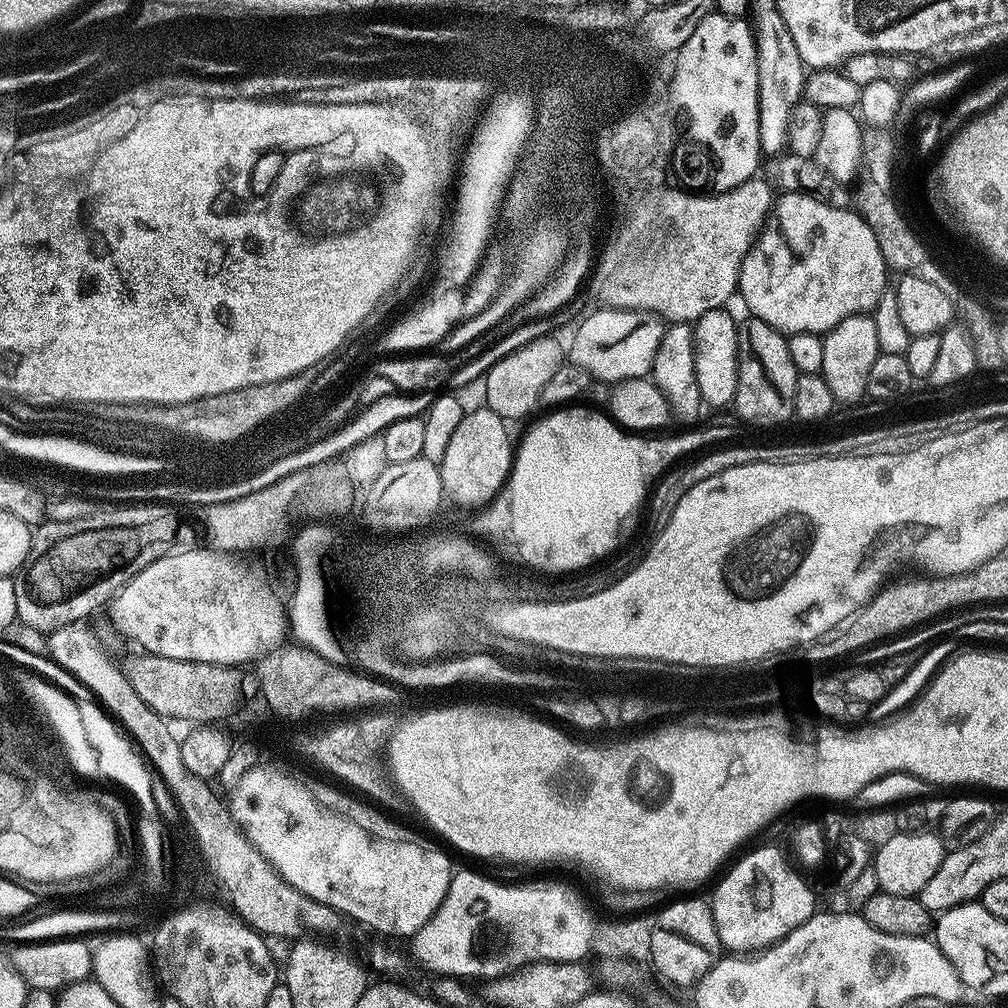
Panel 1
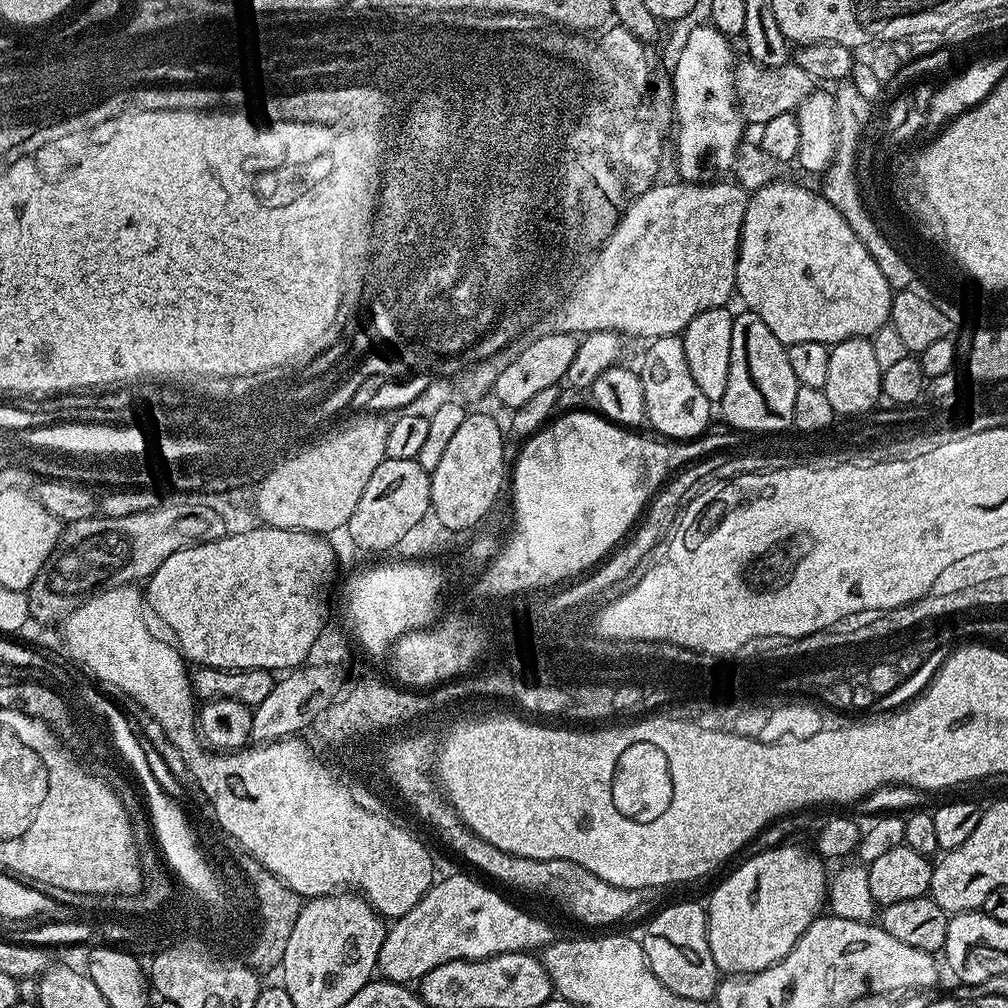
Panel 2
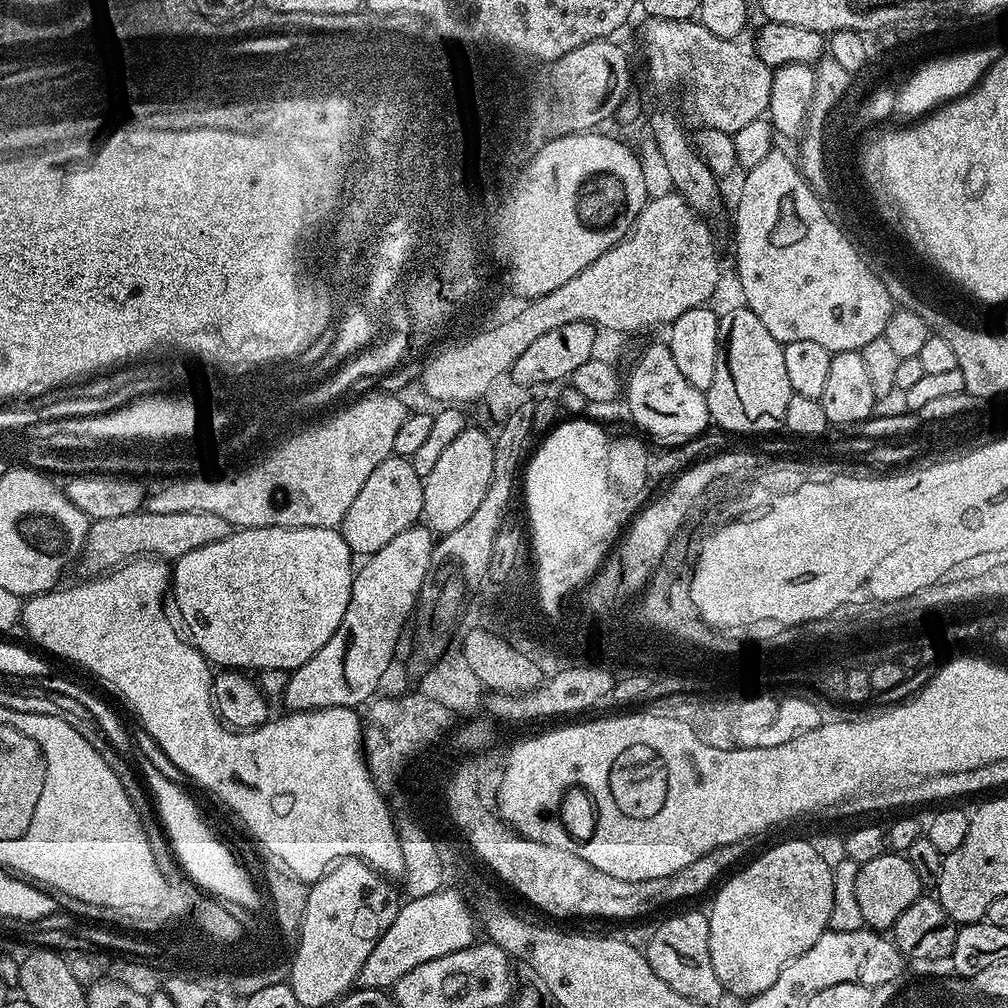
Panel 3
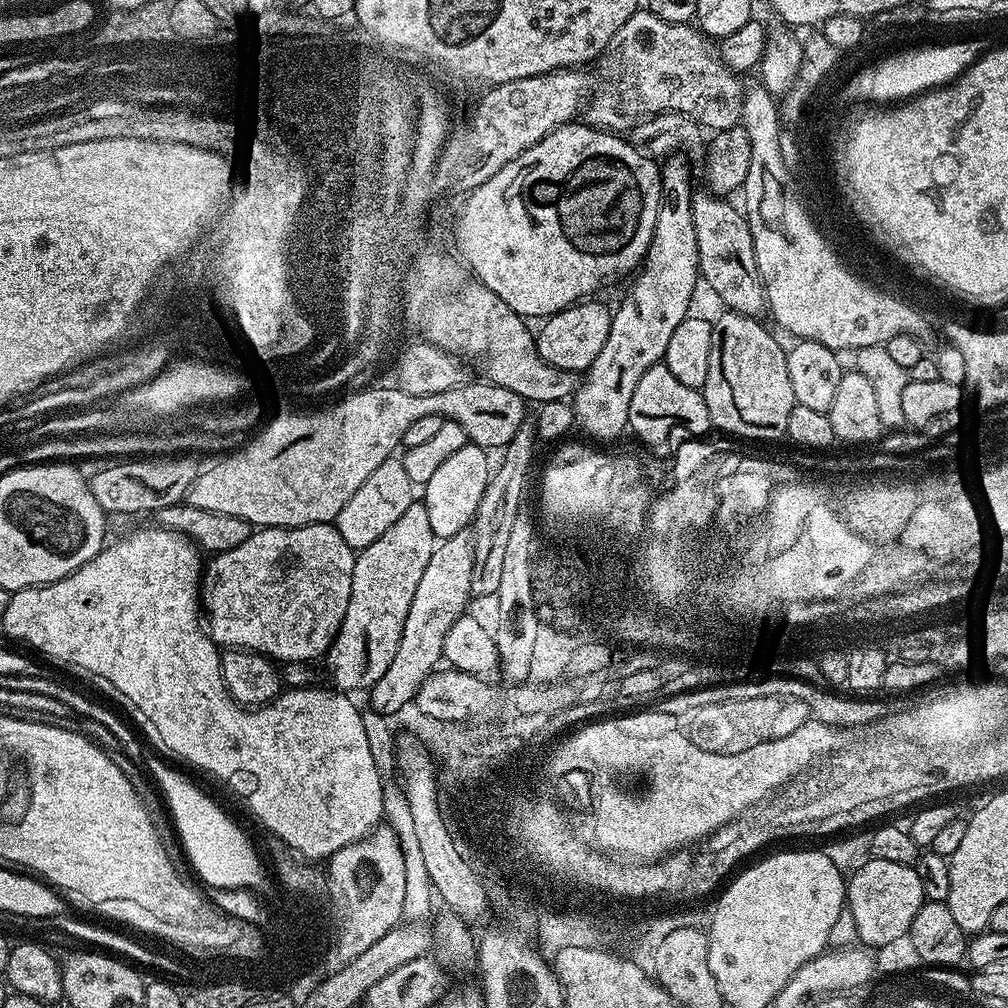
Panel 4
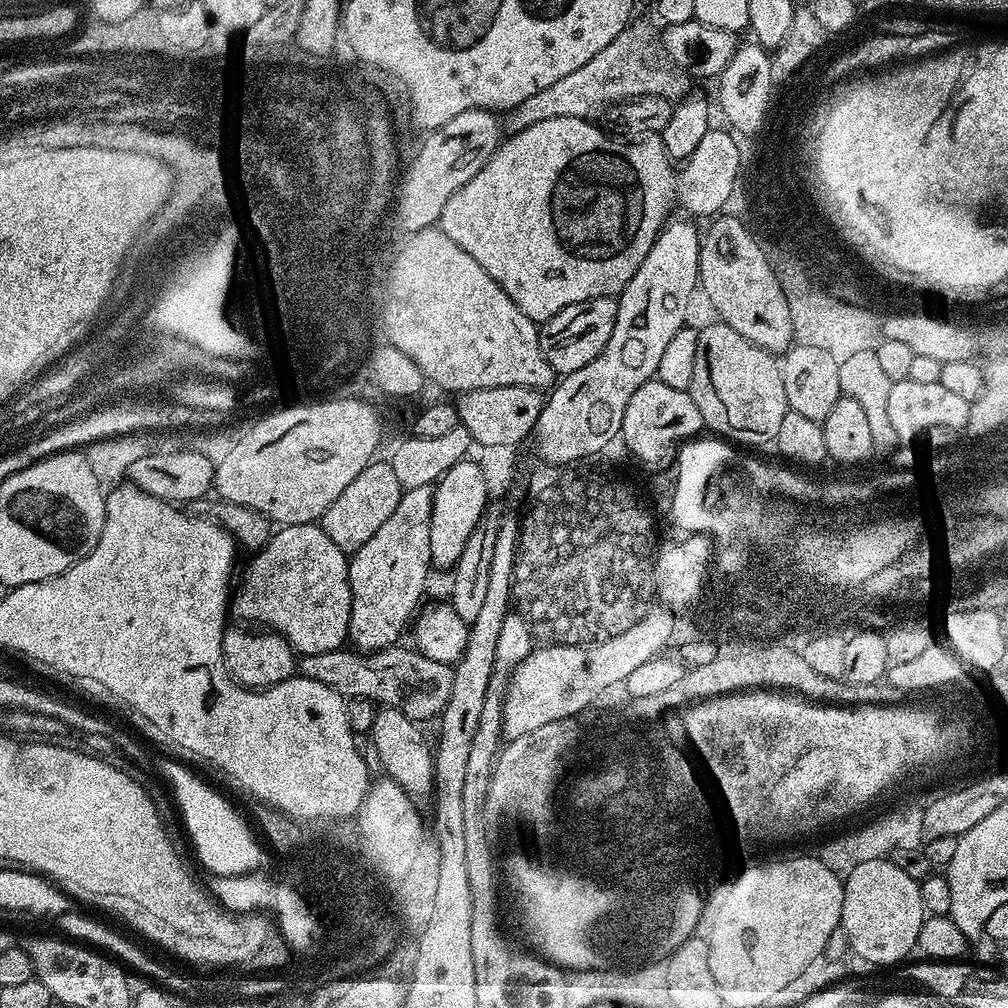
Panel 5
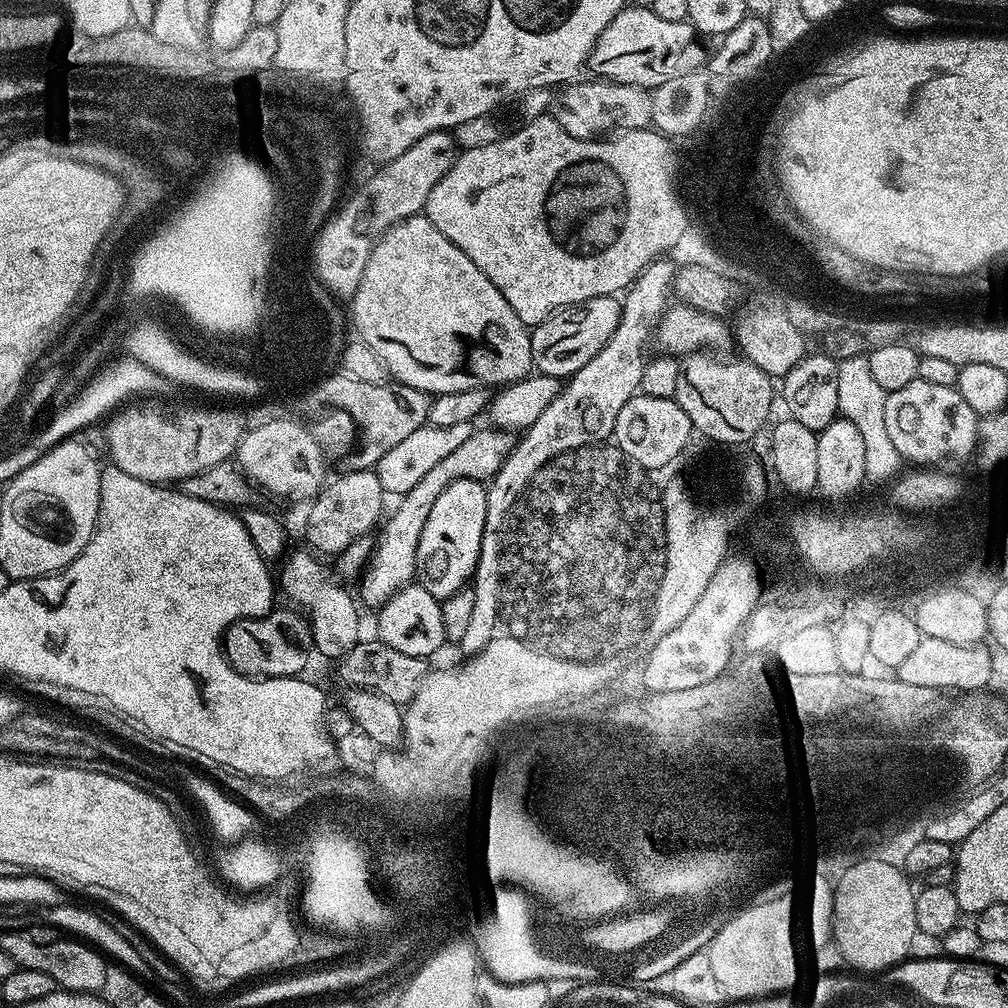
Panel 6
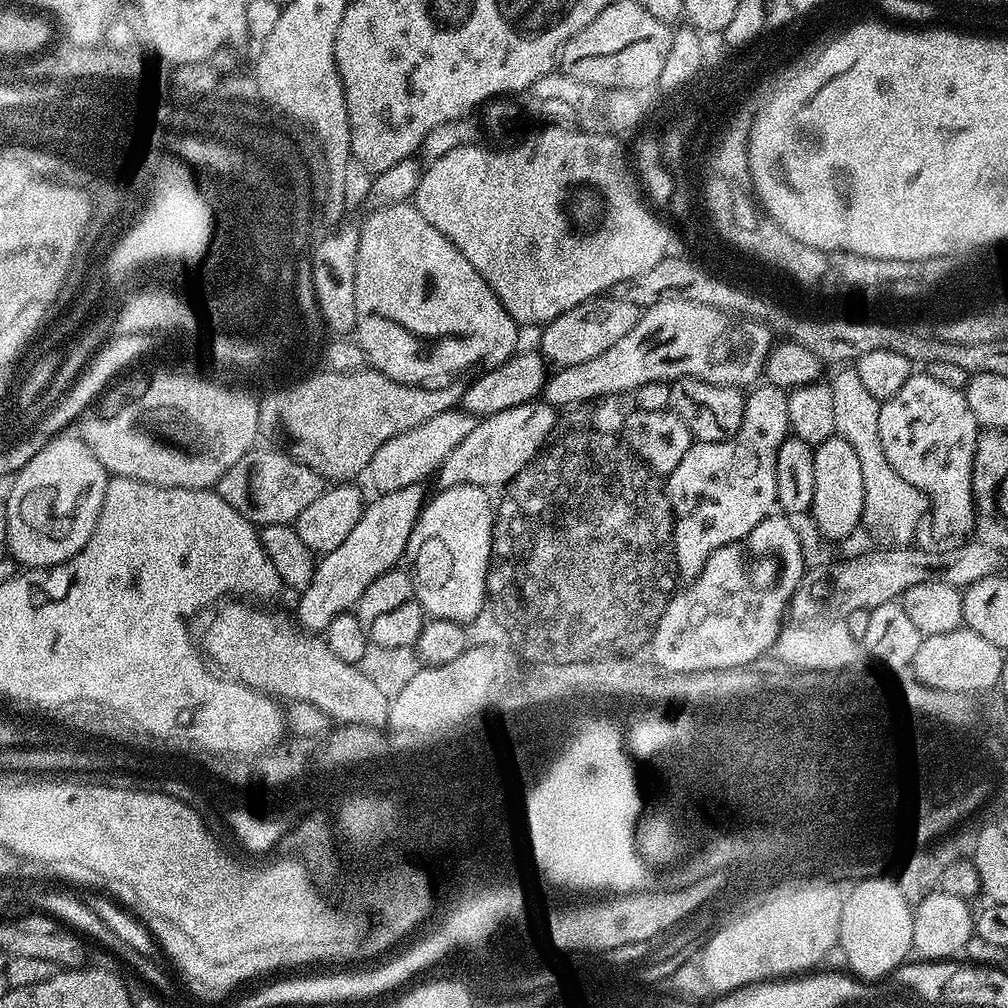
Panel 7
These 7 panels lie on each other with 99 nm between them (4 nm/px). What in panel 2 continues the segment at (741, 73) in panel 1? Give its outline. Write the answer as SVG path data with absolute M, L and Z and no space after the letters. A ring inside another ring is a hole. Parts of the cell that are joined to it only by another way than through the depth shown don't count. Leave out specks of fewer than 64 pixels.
M704 23L694 27L688 34L686 42L676 55L675 62L680 66L680 76L672 78L672 107L684 106L684 86L692 86L692 96L686 100L692 104L692 116L682 120L680 116L673 116L670 132L671 143L677 140L690 140L682 142L684 146L672 146L672 152L678 164L679 179L694 183L694 176L702 174L704 162L708 160L712 172L716 177L729 171L734 165L734 158L743 141L742 128L744 121L738 111L735 101L735 66L734 52L729 37L713 27L711 23Z

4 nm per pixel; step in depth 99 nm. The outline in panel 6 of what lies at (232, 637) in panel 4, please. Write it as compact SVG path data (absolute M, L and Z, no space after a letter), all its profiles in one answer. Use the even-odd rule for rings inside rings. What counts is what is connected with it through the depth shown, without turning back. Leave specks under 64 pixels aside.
M292 550L283 557L282 563L279 565L279 567L281 566L280 576L278 572L279 591L283 595L285 592L290 599L297 600L297 602L292 602L299 605L306 613L308 623L312 626L312 643L315 651L317 653L320 651L324 656L341 658L362 639L362 633L360 633L361 609L358 607L353 593L351 596L343 588L345 585L334 575L333 569L329 565L328 569L323 564L325 561L319 555L308 550L303 551Z

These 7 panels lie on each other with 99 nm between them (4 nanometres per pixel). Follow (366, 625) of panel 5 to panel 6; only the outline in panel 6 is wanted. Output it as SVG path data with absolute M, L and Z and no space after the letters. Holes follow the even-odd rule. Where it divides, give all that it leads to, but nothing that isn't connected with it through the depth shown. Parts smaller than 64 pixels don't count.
M484 426L484 429L473 431L470 438L466 438L466 442L462 442L462 446L458 446L458 450L454 450L446 458L442 458L442 462L438 462L438 466L433 466L426 475L414 485L414 490L404 493L395 501L396 509L387 513L386 519L383 521L382 527L379 529L380 537L375 537L372 556L368 560L368 566L364 569L359 577L360 596L358 592L358 600L365 609L379 610L388 597L393 596L399 588L404 588L407 584L413 583L416 576L416 555L418 554L418 538L422 538L422 526L426 526L426 518L430 518L430 509L434 506L434 502L438 502L438 494L442 494L442 490L446 490L446 486L450 486L459 480L479 480L487 482L496 475L496 471L502 466L502 462L506 462L506 458L512 453L514 447L513 433L507 430L501 430L491 426Z

